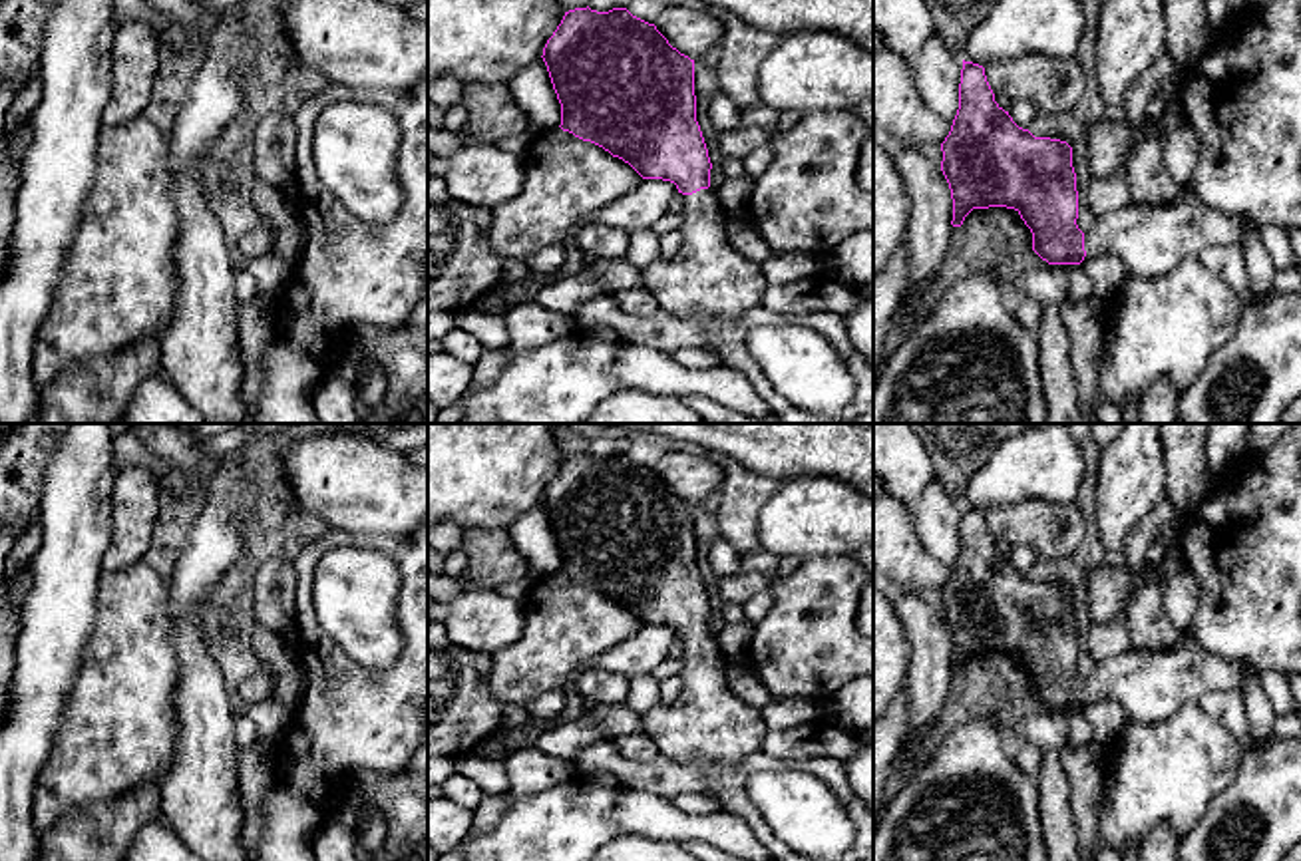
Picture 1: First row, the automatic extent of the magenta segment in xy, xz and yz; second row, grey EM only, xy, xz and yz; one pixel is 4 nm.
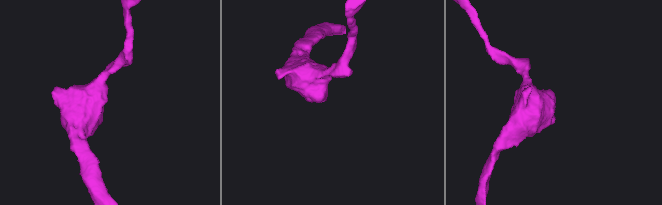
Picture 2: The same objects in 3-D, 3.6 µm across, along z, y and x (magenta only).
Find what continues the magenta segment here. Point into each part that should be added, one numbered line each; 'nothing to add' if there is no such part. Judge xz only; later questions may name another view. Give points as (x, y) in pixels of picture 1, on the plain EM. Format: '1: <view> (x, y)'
1: xz (705, 720)

